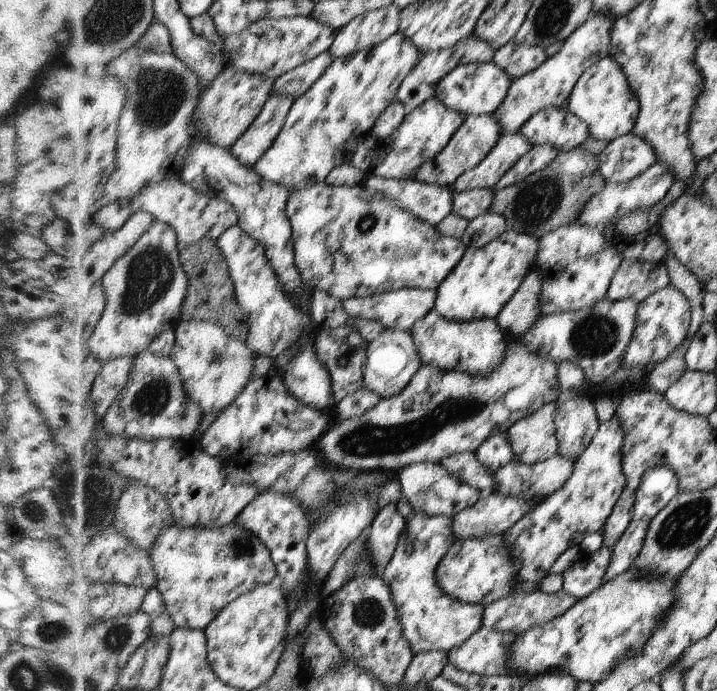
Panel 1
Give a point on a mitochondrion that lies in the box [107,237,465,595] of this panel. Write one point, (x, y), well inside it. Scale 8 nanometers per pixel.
(149, 276)

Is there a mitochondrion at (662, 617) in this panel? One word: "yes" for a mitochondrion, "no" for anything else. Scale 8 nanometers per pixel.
no

